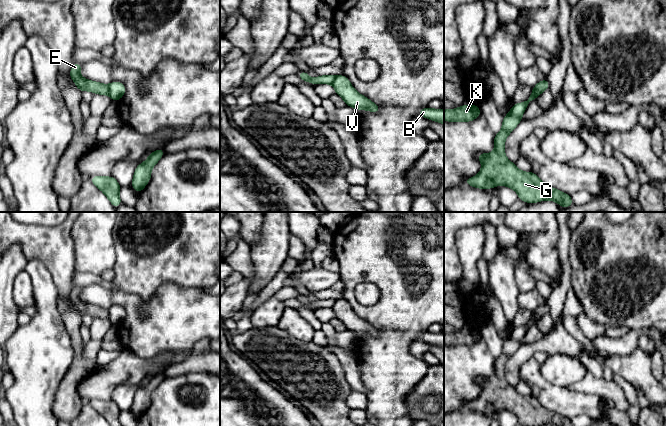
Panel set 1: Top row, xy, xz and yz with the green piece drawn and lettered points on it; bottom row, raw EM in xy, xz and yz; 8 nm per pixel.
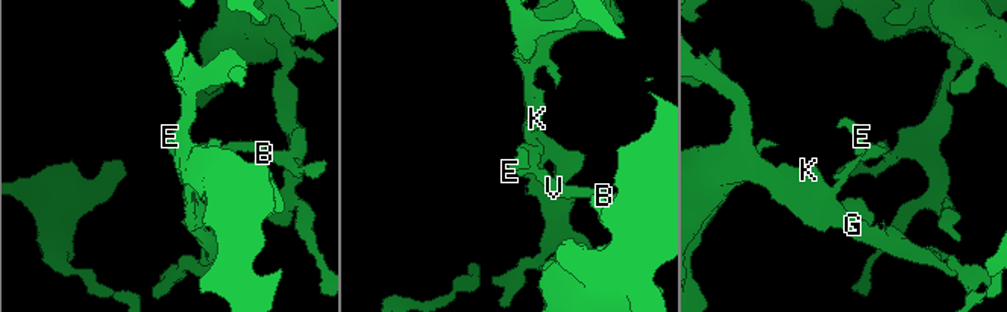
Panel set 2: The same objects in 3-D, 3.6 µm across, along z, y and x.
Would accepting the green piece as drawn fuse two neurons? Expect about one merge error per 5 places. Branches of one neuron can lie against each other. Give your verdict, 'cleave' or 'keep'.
cleave

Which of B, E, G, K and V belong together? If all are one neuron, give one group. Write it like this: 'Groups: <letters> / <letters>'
Groups: B V / E G K

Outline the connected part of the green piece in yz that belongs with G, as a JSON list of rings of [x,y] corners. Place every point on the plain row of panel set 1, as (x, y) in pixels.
[[[533,312],[532,318],[526,325],[513,328],[511,335],[504,340],[501,355],[494,360],[494,375],[491,378],[477,378],[482,387],[481,395],[473,402],[465,403],[464,408],[479,413],[491,413],[504,409],[515,414],[523,426],[543,424],[573,426],[570,419],[544,408],[535,397],[520,395],[505,379],[504,367],[507,360],[522,344],[528,328],[535,323],[536,316]]]

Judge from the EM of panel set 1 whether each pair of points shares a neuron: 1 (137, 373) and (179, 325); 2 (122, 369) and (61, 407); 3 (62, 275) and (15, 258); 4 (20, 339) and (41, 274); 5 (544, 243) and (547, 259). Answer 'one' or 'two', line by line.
1: two
2: two
3: two
4: one
5: one

